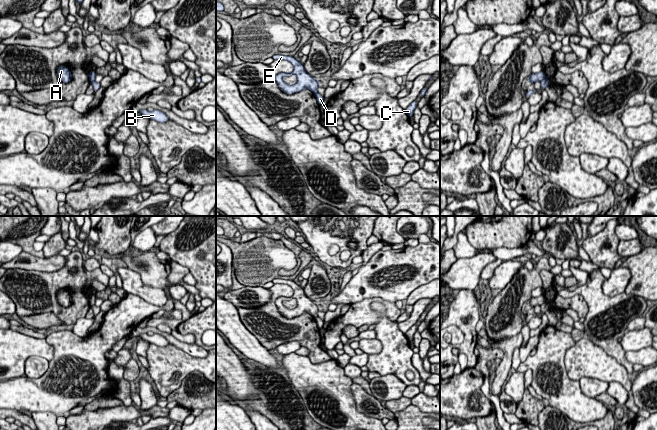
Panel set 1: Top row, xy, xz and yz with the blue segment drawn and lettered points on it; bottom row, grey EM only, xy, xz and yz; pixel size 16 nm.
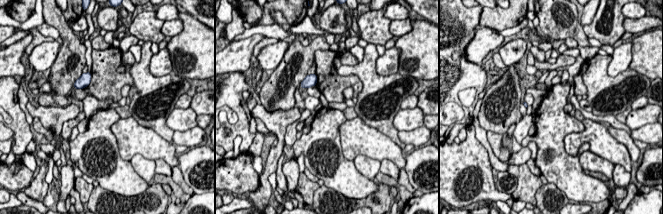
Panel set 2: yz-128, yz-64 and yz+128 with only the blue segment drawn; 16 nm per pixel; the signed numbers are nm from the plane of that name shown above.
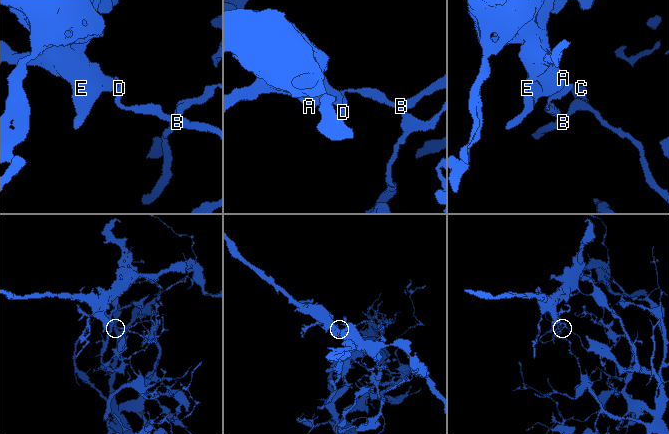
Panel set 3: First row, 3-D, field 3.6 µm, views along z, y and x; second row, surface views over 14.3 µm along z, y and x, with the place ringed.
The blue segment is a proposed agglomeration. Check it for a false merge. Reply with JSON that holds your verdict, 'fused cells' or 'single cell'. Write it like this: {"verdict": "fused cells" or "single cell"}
{"verdict": "fused cells"}

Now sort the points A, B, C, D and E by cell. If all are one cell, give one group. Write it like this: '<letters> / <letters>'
A E / B C D

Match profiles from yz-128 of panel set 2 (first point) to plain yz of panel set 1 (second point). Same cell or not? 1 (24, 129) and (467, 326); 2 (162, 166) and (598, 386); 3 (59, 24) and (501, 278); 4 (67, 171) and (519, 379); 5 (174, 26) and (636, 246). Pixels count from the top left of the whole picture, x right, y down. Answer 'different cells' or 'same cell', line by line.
1: same cell
2: different cells
3: different cells
4: same cell
5: same cell

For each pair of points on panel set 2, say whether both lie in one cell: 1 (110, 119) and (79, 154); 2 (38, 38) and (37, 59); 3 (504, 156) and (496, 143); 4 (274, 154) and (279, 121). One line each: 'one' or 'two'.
1: one
2: two
3: one
4: one

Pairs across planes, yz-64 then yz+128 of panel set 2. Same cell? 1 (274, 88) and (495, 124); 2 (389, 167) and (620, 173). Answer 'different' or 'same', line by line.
1: same
2: same

